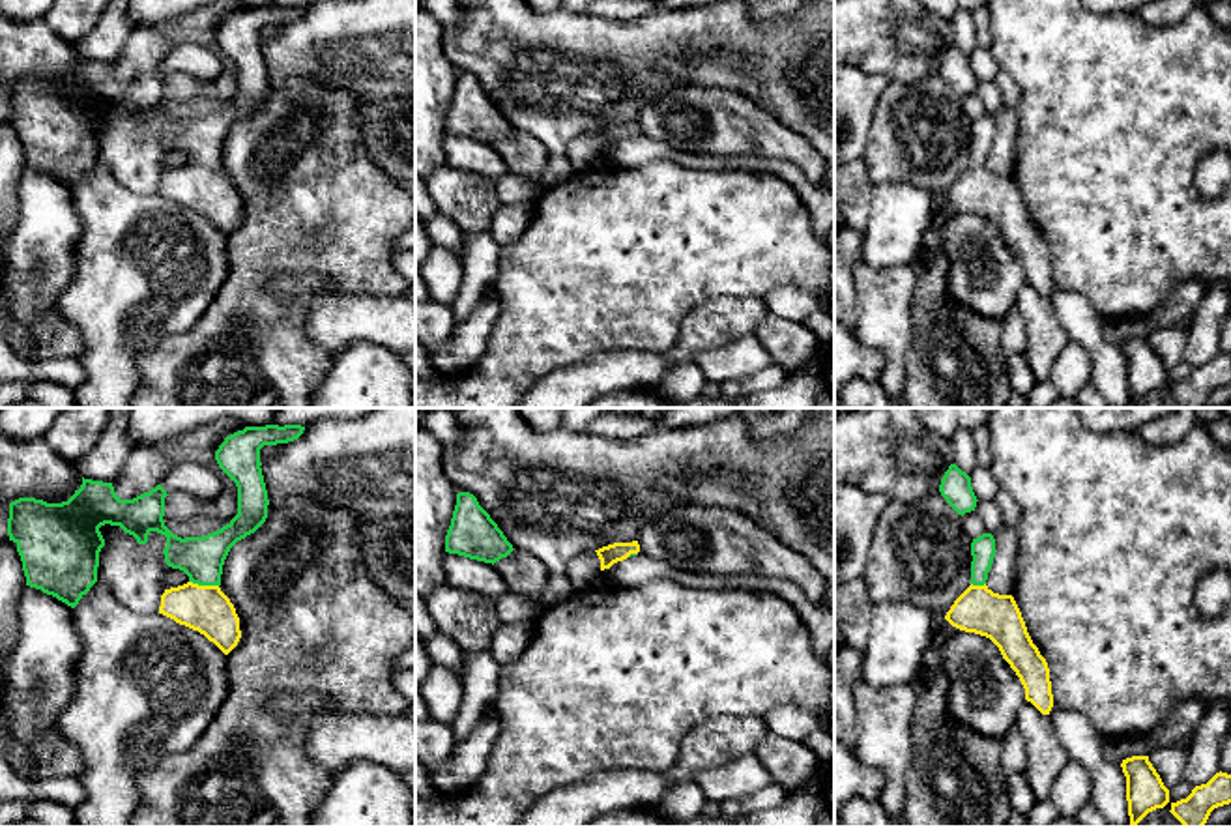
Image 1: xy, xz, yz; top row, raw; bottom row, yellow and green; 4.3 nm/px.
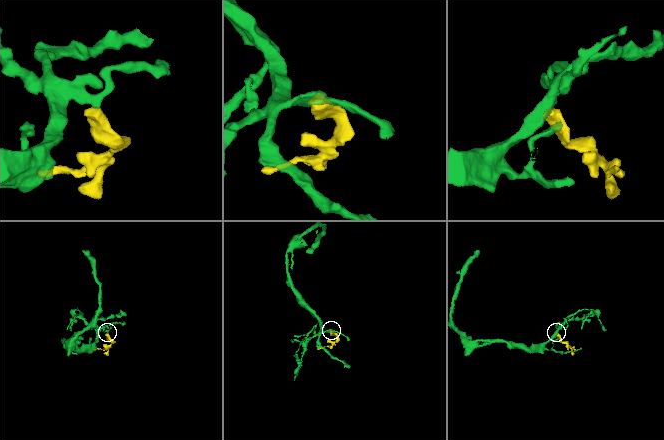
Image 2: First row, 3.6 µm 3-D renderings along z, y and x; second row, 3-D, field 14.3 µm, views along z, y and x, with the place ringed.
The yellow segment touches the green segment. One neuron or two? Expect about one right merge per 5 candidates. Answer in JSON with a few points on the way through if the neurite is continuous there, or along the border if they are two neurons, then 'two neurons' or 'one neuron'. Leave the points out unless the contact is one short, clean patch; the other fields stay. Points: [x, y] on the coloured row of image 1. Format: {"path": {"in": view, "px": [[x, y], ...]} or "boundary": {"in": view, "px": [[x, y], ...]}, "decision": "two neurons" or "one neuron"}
{"path": {"in": "xy", "px": [[206, 609], [204, 586], [201, 558]]}, "decision": "one neuron"}

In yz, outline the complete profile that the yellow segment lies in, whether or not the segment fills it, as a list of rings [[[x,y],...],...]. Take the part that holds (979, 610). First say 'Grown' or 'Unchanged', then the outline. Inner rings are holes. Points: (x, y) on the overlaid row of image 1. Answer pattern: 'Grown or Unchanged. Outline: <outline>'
Grown. Outline: [[[993,535],[973,539],[971,556],[971,586],[954,601],[945,619],[960,631],[990,638],[1020,677],[1025,700],[1050,715],[1053,694],[1048,662],[1033,644],[1014,597],[993,593],[986,586],[995,558]]]

